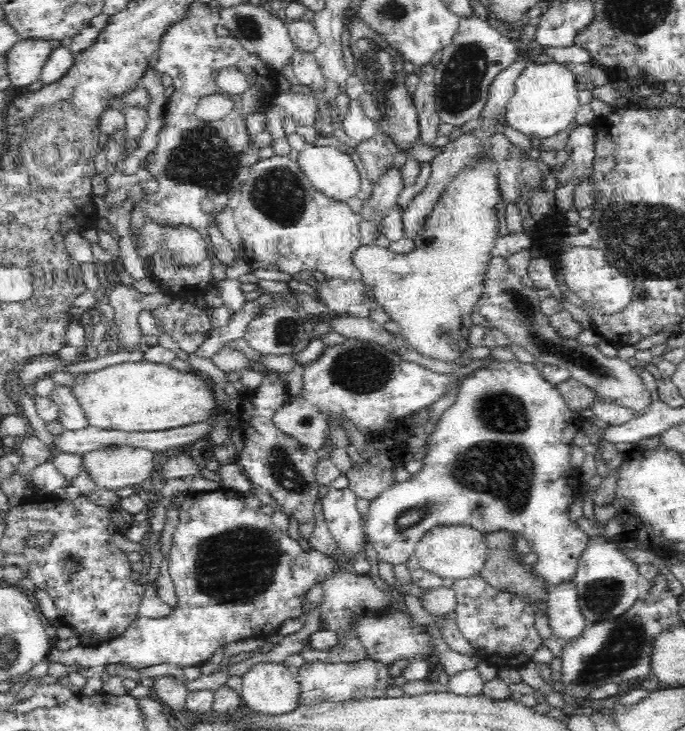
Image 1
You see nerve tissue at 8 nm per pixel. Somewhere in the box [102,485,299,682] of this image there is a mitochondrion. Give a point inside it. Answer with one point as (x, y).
(213, 578)

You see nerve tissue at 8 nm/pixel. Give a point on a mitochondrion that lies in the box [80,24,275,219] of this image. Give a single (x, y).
(203, 157)

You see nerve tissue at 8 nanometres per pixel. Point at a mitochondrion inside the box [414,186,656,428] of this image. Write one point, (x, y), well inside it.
(521, 303)

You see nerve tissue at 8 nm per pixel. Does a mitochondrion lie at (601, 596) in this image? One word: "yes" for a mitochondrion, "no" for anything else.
yes

